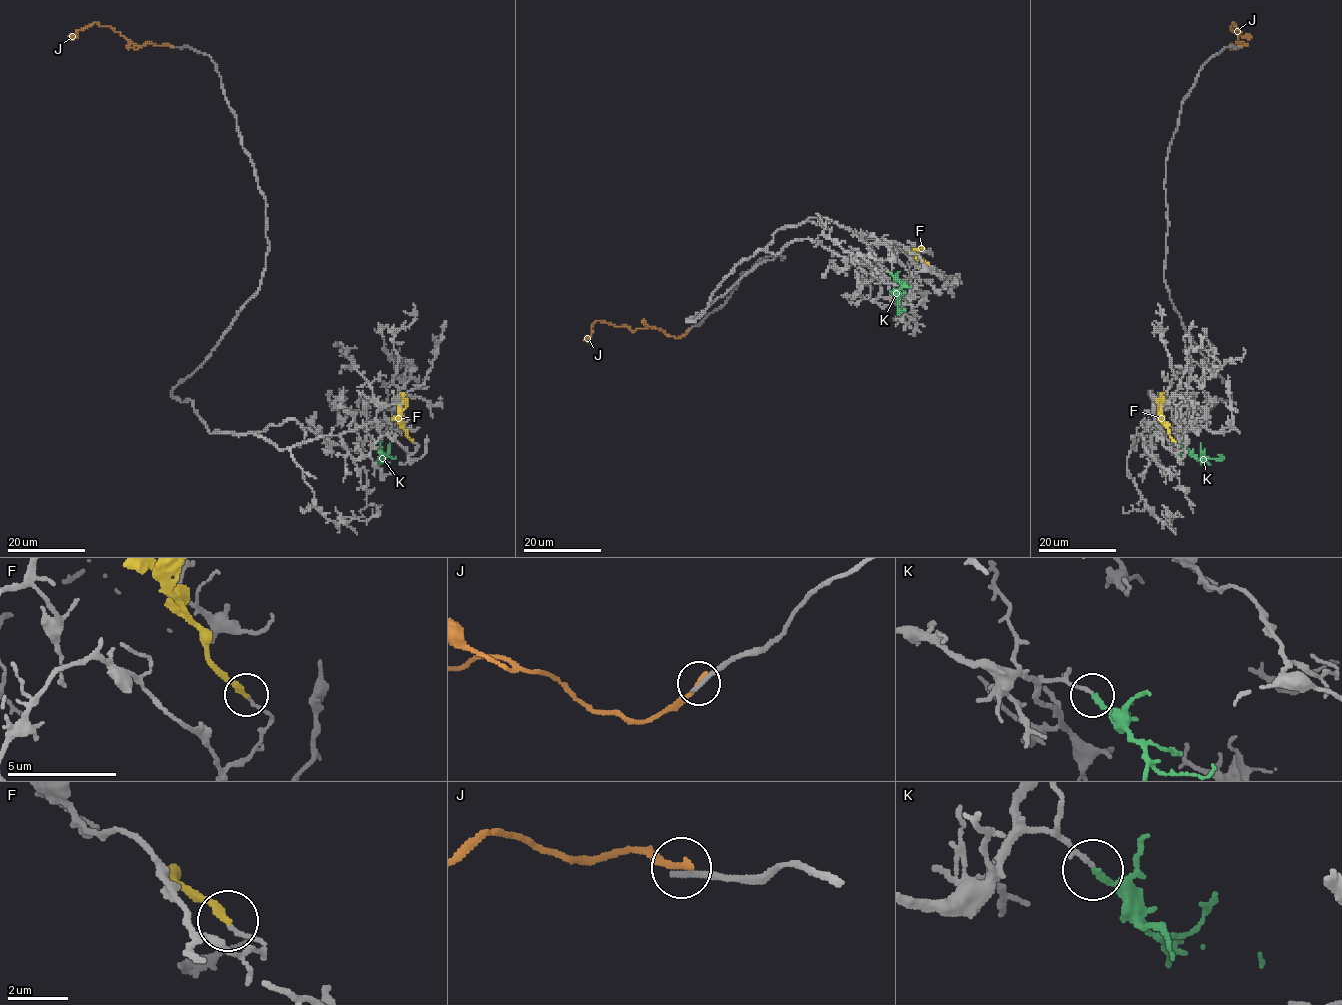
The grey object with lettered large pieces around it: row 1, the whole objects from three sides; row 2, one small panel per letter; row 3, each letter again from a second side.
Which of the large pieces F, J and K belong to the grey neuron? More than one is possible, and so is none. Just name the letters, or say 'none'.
K

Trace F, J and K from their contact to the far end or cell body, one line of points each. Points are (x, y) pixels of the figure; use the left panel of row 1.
F: (414, 442), (400, 420), (400, 392)
J: (172, 46), (148, 42), (135, 46), (110, 26), (96, 22), (80, 29), (72, 38)
K: (375, 446), (383, 455), (381, 459), (389, 454)

